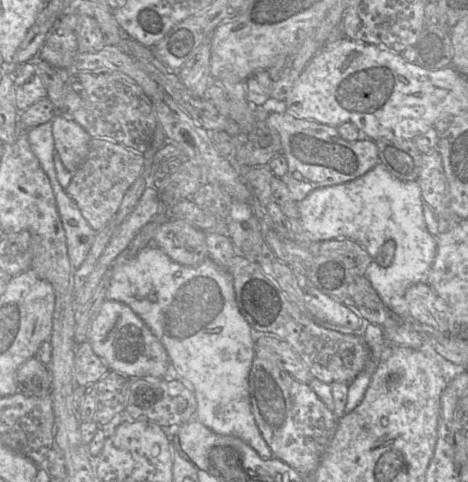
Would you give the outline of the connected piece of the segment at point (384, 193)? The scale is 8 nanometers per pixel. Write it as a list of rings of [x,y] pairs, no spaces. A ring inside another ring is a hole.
[[[382,163],[376,164],[364,175],[352,181],[332,186],[321,187],[310,192],[302,201],[298,201],[298,209],[304,232],[315,241],[330,239],[349,239],[362,246],[371,257],[365,276],[370,281],[384,305],[403,321],[398,325],[381,326],[384,337],[390,344],[418,349],[423,345],[420,334],[412,327],[410,321],[416,321],[409,313],[405,300],[406,290],[416,283],[428,283],[428,277],[437,252],[437,240],[429,233],[423,216],[423,199],[417,181],[403,182],[393,177]],[[388,240],[395,242],[395,252],[388,267],[380,266],[376,259],[380,248]]]

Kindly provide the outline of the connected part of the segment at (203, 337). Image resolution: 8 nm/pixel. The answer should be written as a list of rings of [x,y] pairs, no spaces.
[[[151,244],[140,250],[133,257],[117,258],[116,263],[111,268],[110,284],[107,289],[107,299],[122,302],[128,305],[149,327],[152,333],[159,339],[165,347],[171,366],[182,377],[182,381],[187,383],[192,389],[196,402],[196,418],[205,427],[212,432],[223,435],[232,436],[241,439],[243,442],[253,448],[257,454],[263,459],[275,458],[271,449],[262,437],[257,424],[255,422],[249,396],[249,374],[252,367],[253,359],[255,357],[255,340],[249,323],[241,314],[237,302],[232,276],[216,264],[213,260],[207,257],[202,263],[197,266],[185,266],[174,262],[161,248],[157,245]]]

